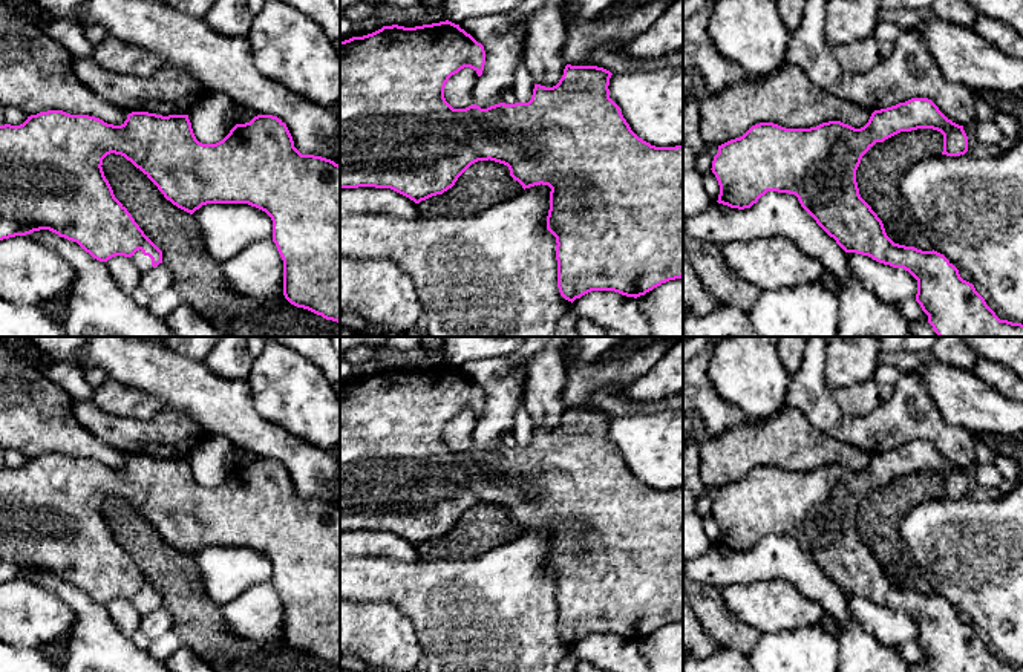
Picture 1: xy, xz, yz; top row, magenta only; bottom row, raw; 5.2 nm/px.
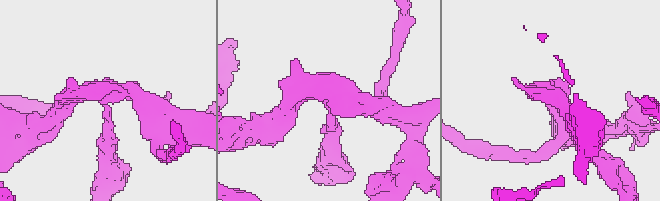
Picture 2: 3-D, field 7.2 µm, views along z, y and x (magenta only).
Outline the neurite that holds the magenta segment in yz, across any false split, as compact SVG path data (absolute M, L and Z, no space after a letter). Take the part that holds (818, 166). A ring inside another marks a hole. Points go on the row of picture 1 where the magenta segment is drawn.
M911 98L874 110L861 129L841 121L810 129L786 129L773 122L755 124L743 136L718 145L711 168L720 185L717 202L744 210L767 191L795 194L801 207L845 253L868 256L879 263L908 271L917 280L916 302L939 337L1023 337L1023 325L1000 320L974 285L963 280L943 254L894 243L887 236L882 220L861 197L856 170L862 156L876 142L917 129L933 129L943 135L942 155L960 156L968 152L963 126L948 119L928 98Z

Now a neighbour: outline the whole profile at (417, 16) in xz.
M420 2L418 5L407 8L401 20L397 21L397 24L404 28L415 28L415 26L432 24L446 20L447 15L443 12L443 9L429 14L424 9L424 2Z

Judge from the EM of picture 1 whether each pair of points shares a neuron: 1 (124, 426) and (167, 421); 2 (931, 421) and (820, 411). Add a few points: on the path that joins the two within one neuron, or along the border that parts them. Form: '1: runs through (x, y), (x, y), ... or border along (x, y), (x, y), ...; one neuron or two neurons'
1: runs through (135, 427), (156, 427); one neuron
2: runs through (904, 423), (895, 423), (887, 427), (847, 427); one neuron

